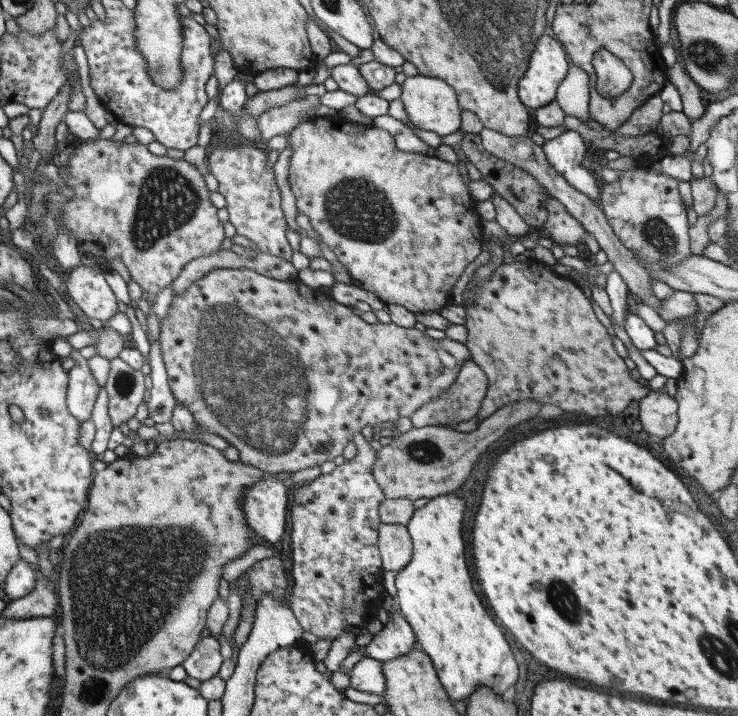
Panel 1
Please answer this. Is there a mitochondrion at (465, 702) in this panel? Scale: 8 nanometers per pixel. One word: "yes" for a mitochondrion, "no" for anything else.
no

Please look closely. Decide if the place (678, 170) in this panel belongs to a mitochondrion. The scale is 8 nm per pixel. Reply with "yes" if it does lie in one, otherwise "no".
no

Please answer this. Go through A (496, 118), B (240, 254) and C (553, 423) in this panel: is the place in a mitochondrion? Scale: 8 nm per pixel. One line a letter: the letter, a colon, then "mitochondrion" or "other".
A: other
B: other
C: other

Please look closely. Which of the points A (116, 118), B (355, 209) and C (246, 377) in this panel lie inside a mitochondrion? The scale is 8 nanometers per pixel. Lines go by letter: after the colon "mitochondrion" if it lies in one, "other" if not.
A: other
B: mitochondrion
C: mitochondrion

